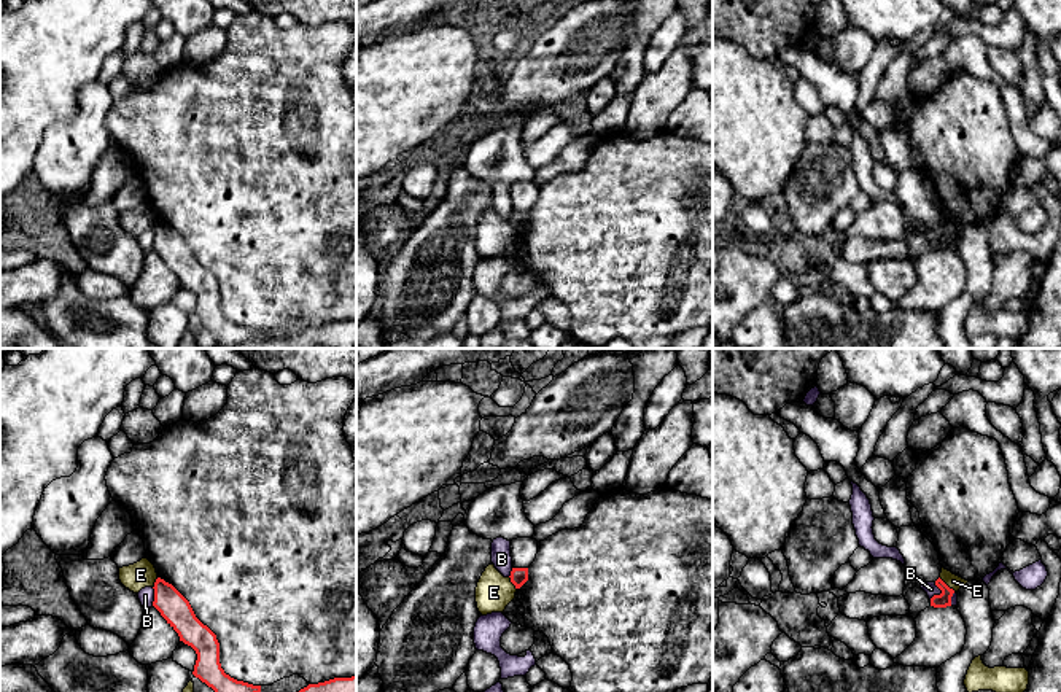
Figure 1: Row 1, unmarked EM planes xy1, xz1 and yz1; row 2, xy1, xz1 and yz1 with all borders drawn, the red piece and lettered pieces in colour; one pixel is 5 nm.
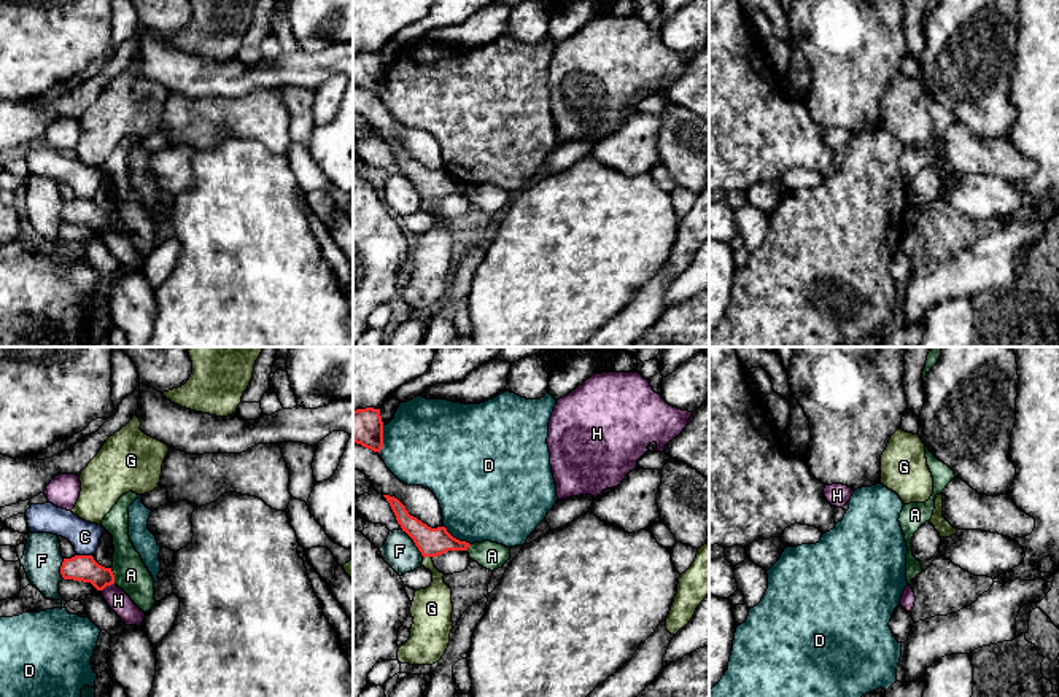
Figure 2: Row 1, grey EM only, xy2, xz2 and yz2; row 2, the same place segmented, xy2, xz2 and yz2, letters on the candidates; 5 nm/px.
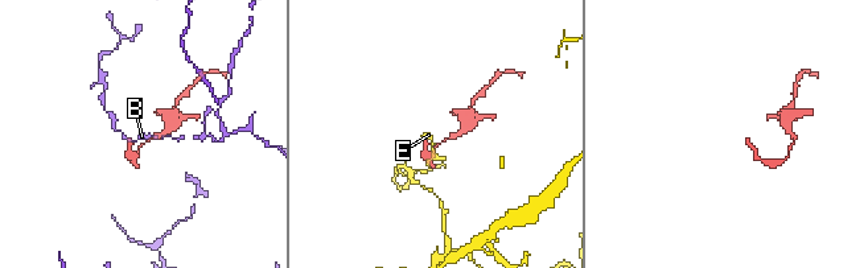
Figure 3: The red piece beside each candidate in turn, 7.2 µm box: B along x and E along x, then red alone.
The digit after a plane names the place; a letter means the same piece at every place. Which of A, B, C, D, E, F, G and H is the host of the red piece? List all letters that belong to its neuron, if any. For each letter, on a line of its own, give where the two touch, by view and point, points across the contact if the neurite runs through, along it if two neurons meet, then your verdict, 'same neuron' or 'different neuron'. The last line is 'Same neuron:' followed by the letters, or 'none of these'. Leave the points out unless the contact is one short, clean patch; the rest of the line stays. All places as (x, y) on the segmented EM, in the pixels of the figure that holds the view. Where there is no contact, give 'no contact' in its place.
A: xy2 (113, 576) | along xy2 (110, 568), (115, 583) | different neuron
B: yz1 (940, 594) | along yz1 (936, 583), (940, 592), (929, 598) | different neuron
C: xy2 (85, 556) | along xy2 (77, 554), (91, 556) | different neuron
D: xz2 (382, 440) | different neuron
E: yz1 (945, 584) | along yz1 (939, 578), (955, 590) | different neuron
F: xz2 (414, 541) | along xz2 (401, 530), (423, 556) | different neuron
G: xz2 (426, 556) | across xz2 (431, 541), (426, 556), (436, 573), (431, 605) | same neuron
H: xy2 (107, 584) | along xy2 (113, 583), (102, 591) | different neuron
Same neuron: G

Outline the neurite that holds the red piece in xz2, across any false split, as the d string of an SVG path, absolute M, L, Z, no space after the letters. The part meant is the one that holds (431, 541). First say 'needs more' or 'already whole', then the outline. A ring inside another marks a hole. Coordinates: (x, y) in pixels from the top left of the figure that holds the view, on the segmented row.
needs more | M383 495L390 503L398 524L423 555L421 567L433 573L433 582L426 589L415 590L410 606L413 624L410 638L398 651L398 660L410 665L433 665L445 654L453 629L452 589L444 582L433 559L448 551L467 551L466 541L453 538L445 527L431 528L410 516L405 506L394 496Z

